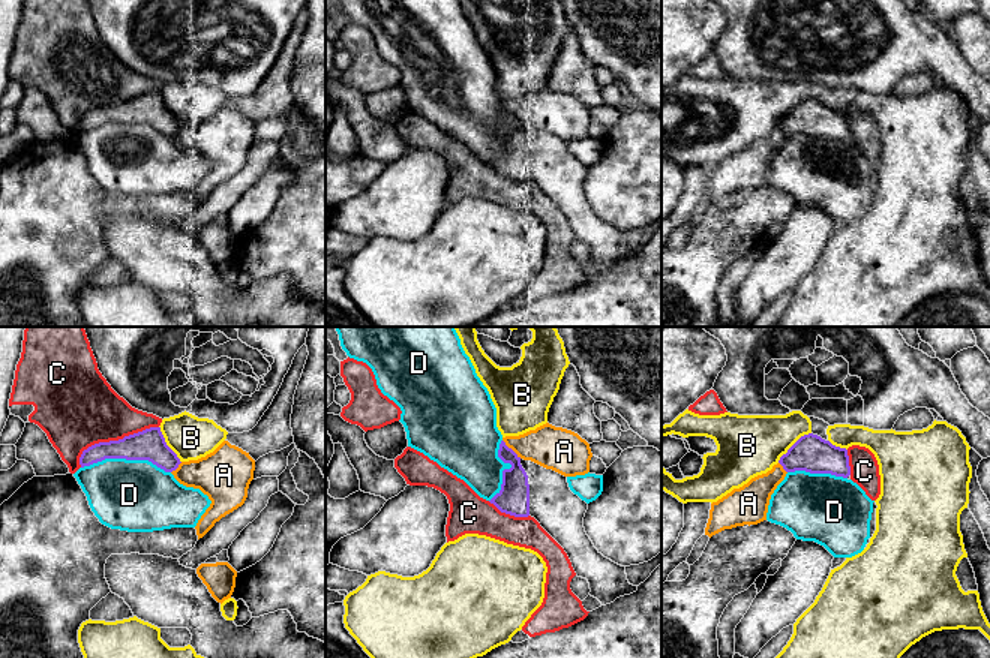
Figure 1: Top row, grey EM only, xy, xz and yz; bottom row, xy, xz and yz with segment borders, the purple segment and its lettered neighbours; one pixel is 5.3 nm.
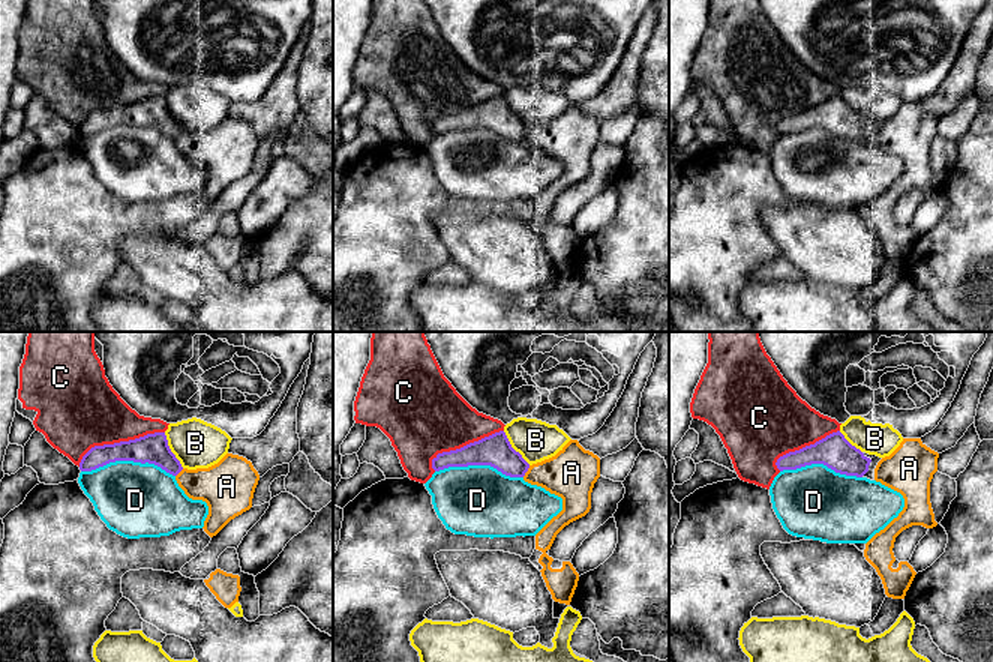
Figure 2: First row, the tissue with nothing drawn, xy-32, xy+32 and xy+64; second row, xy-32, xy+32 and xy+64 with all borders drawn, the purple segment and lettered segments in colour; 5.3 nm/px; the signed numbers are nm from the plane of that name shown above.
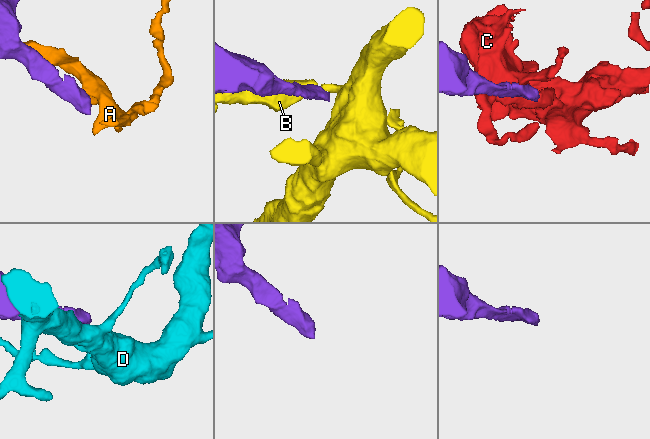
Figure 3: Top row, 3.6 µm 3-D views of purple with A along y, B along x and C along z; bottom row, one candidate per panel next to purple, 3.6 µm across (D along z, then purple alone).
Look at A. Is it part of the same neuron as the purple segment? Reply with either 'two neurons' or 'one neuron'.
two neurons

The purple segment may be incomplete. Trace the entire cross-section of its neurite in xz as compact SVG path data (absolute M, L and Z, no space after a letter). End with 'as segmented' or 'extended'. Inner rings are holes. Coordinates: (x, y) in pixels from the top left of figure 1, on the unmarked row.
M504 105L500 108L498 121L510 127L510 133L502 135L501 154L489 165L501 177L514 181L534 181L540 190L564 213L578 241L590 247L590 259L602 270L614 267L616 262L638 255L627 244L626 231L604 222L592 208L584 192L584 181L588 168L574 159L567 147L567 141L546 133L531 124L520 123Z | extended

